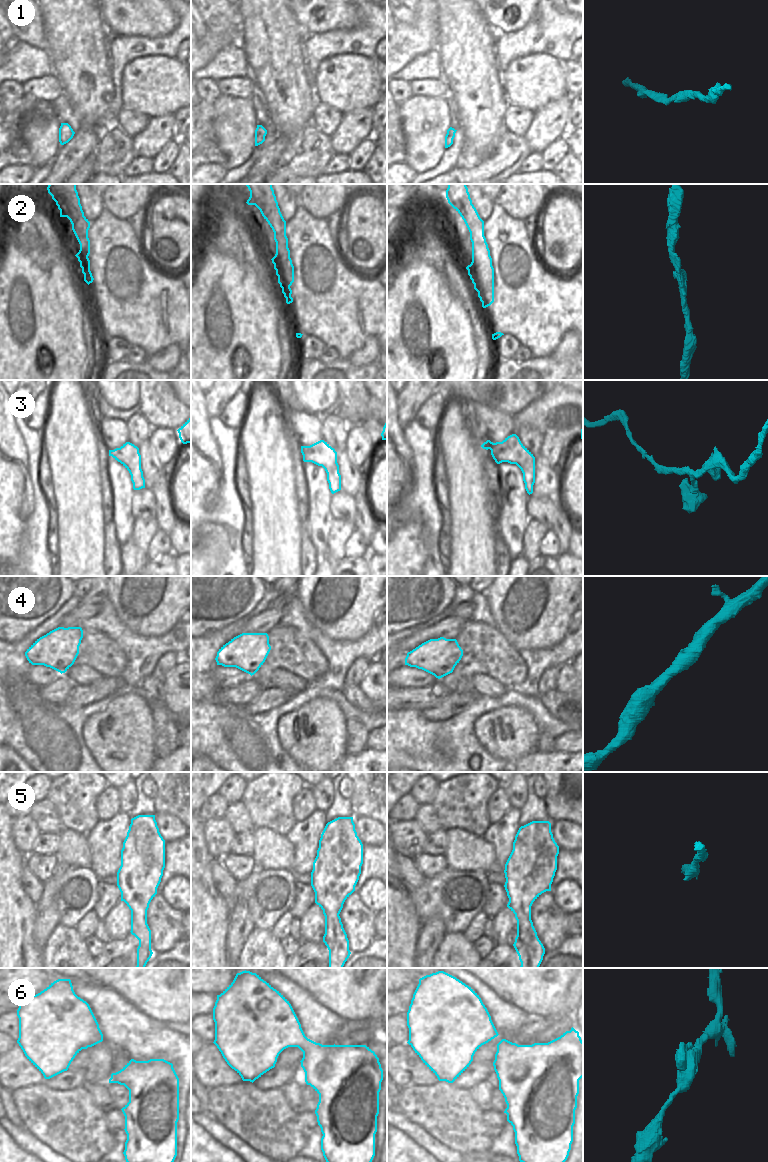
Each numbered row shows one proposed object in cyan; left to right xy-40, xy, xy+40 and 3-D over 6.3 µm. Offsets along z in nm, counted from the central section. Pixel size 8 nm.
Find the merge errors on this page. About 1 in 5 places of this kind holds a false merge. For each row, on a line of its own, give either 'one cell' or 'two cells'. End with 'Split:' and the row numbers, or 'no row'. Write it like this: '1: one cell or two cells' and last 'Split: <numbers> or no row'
1: one cell
2: one cell
3: one cell
4: one cell
5: one cell
6: one cell
Split: no row

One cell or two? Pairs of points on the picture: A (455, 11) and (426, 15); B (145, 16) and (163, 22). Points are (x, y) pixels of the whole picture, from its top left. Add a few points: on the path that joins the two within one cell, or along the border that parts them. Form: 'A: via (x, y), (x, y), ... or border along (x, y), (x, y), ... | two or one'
A: border along (436, 10), (437, 37) | two
B: via (149, 16), (159, 20) | one

